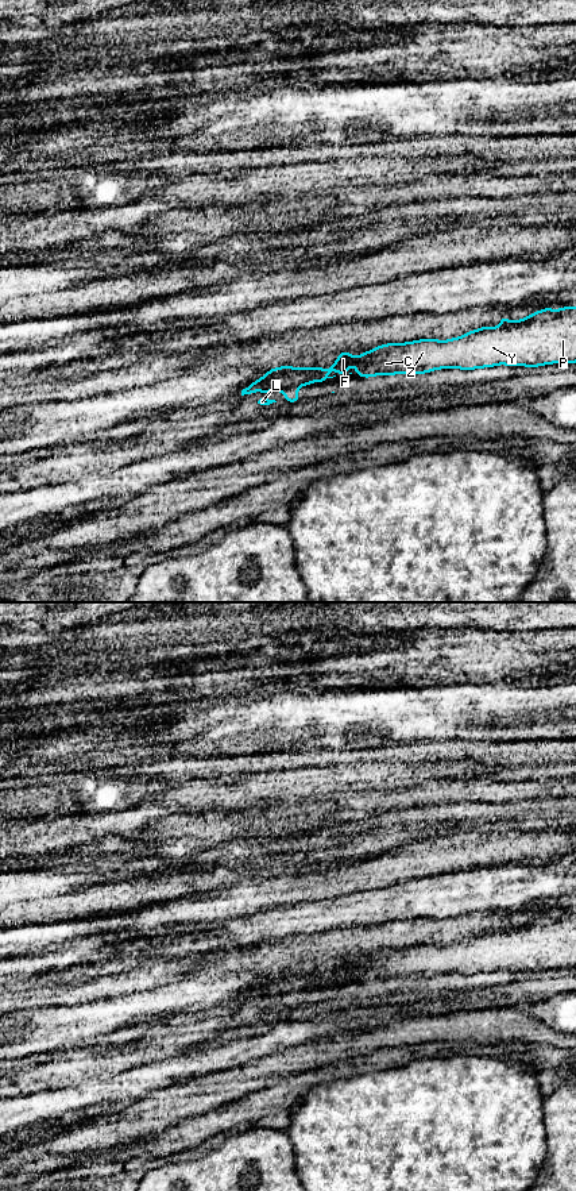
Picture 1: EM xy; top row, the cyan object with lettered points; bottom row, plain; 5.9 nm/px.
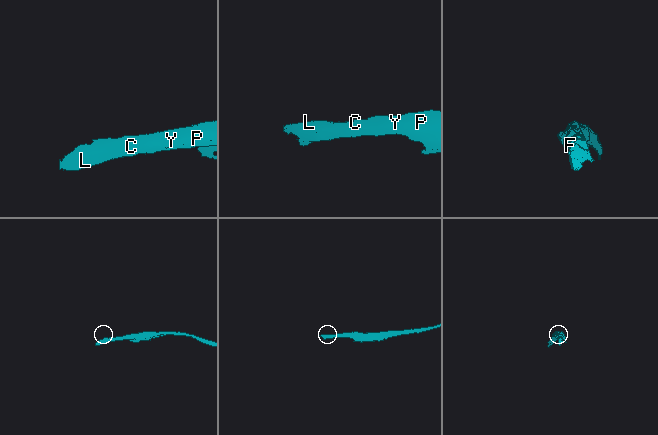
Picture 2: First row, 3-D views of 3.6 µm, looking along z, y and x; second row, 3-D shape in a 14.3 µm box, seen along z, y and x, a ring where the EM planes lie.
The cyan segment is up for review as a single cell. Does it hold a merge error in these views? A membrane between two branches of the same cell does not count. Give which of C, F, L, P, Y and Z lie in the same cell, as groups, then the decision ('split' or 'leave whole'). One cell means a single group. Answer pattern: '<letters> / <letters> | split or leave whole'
C F L P Y Z | leave whole

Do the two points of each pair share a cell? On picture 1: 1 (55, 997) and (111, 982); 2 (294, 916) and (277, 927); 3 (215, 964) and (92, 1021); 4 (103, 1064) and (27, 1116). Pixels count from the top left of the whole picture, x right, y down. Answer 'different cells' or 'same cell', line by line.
1: same cell
2: same cell
3: different cells
4: different cells

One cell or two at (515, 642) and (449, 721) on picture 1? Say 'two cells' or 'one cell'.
two cells

